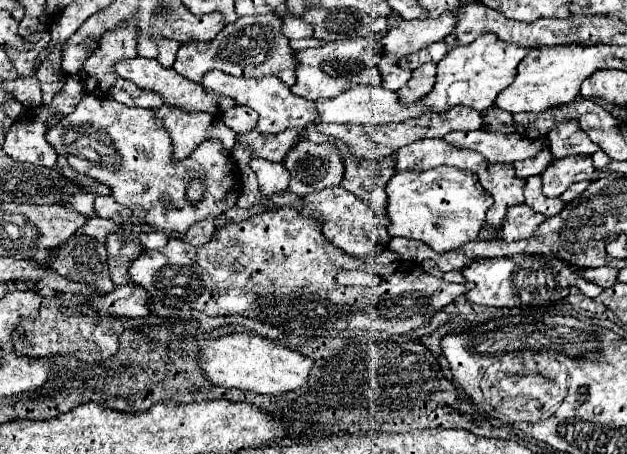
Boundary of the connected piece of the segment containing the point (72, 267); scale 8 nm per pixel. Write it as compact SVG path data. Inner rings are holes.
M75 236L65 242L51 268L73 282L89 284L97 294L109 294L115 288L107 270L105 244L89 236Z

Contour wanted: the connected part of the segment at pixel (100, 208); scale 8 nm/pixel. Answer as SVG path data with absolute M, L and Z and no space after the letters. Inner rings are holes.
M97 196L93 208L95 208L97 216L109 218L109 220L113 220L117 224L123 224L125 220L129 220L133 216L133 212L129 208L125 208L125 206L119 206L113 196Z

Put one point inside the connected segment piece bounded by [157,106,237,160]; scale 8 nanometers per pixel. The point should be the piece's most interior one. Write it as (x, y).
(187, 130)

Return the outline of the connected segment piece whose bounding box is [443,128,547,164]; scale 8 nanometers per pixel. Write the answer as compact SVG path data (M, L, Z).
M483 128L473 130L473 132L449 132L445 134L443 140L459 148L475 150L493 164L495 162L511 164L517 160L525 160L529 156L535 156L547 144L547 140L543 138L529 140L519 134L507 136L501 132L487 132Z

